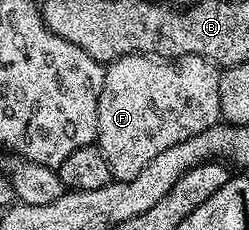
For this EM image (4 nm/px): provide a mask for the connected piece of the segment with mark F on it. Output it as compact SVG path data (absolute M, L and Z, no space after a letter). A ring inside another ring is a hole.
M129 54L105 67L106 75L98 101L96 145L108 160L110 177L127 182L160 152L219 125L220 70L209 58L195 54L179 58L156 58L149 54Z

